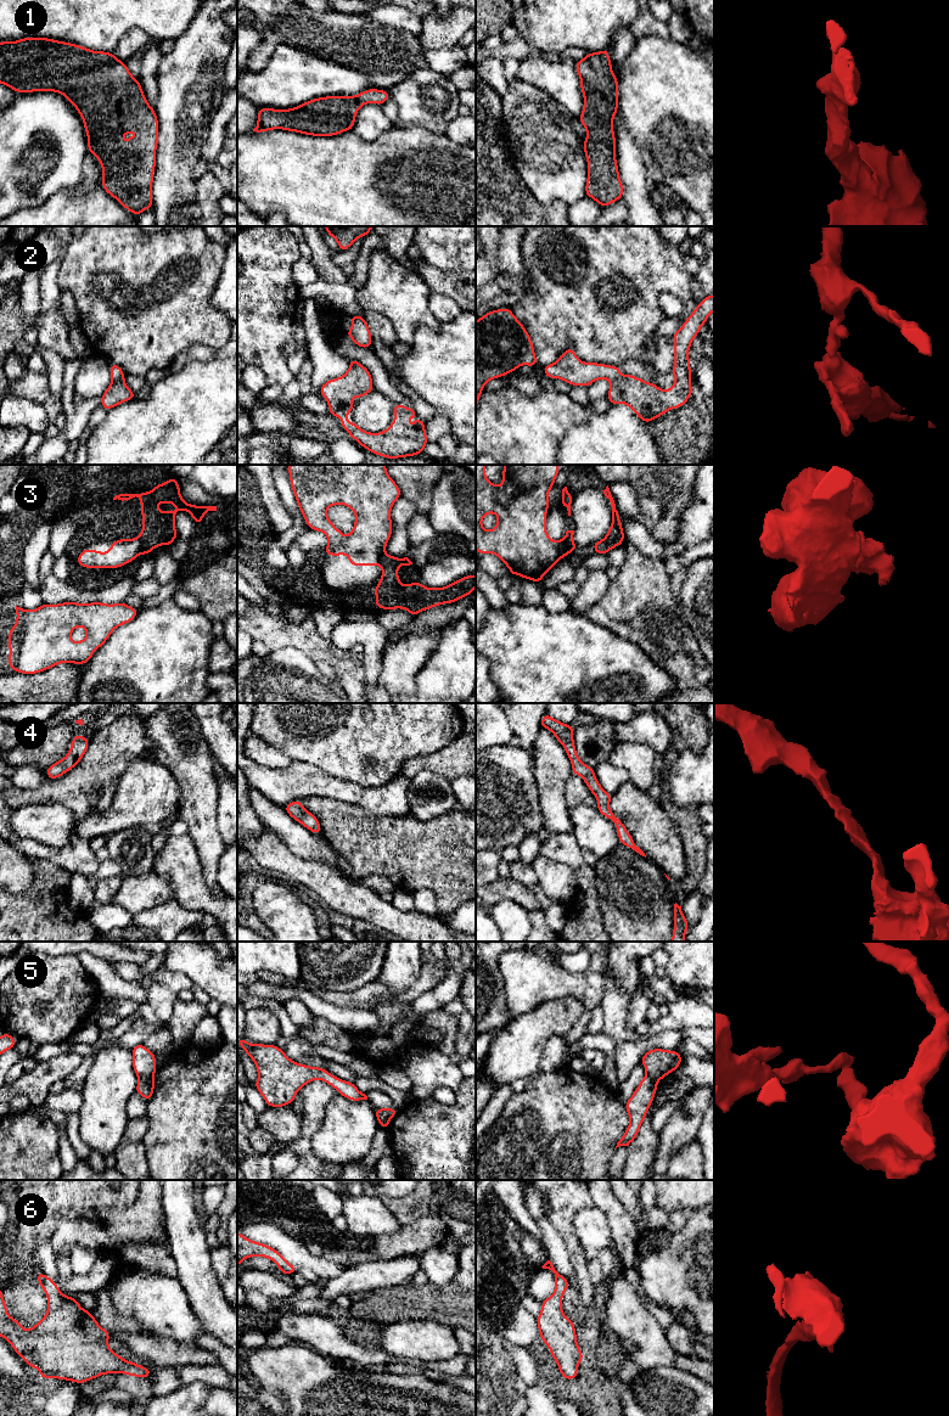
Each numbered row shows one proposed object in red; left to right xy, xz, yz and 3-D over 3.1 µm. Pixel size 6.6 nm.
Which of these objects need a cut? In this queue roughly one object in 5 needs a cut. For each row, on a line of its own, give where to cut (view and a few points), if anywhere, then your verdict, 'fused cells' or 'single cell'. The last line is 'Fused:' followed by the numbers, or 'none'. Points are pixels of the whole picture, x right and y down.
1: cut none; single cell
2: cut xy (124, 375), (112, 381); fused cells
3: cut xy (138, 538), (142, 552); fused cells
4: cut none; single cell
5: cut xy (152, 1075), (141, 1075), (139, 1078); fused cells
6: cut none; single cell
Fused: 2, 3, 5

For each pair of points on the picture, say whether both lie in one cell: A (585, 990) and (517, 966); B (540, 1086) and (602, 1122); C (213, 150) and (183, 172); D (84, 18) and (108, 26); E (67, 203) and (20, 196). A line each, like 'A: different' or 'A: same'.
A: same
B: same
C: different
D: same
E: different

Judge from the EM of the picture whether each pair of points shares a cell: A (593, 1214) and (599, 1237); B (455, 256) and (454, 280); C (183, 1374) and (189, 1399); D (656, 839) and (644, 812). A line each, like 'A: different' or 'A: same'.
A: same
B: different
C: different
D: same

